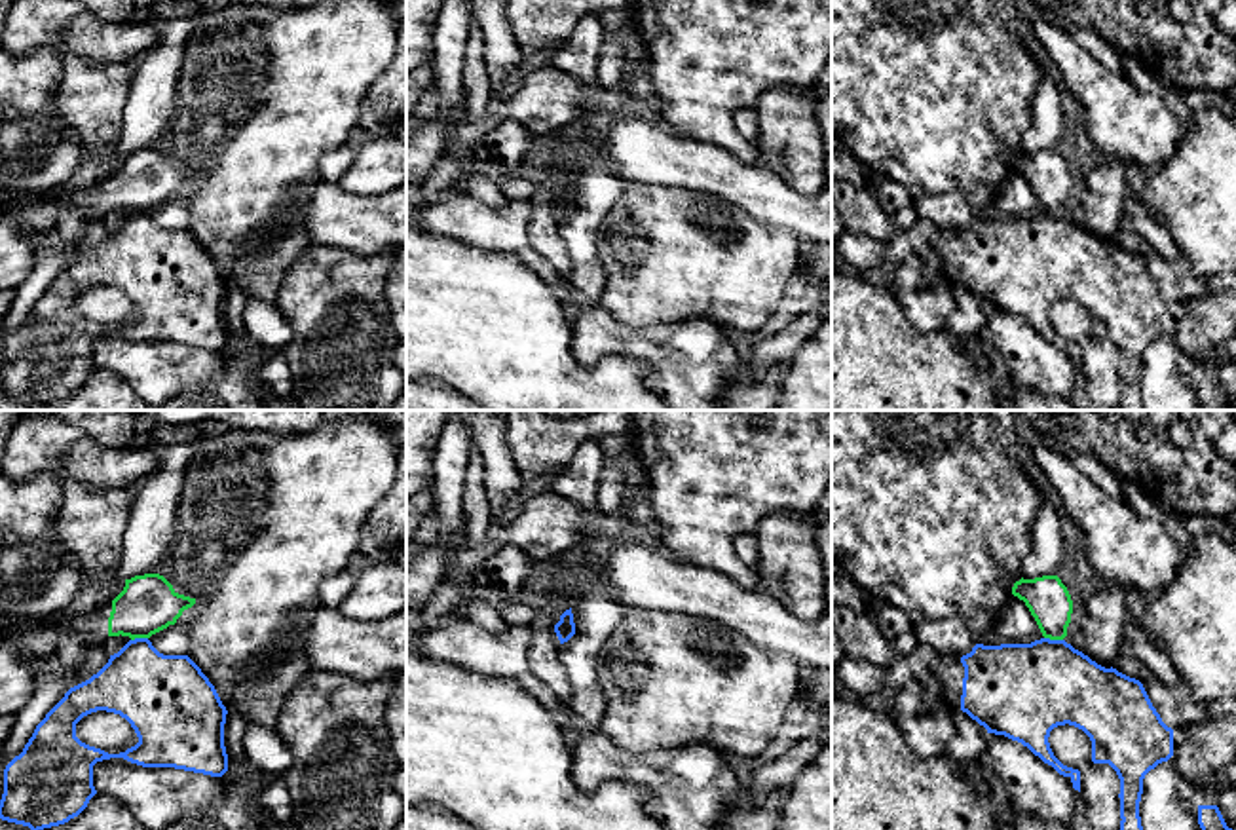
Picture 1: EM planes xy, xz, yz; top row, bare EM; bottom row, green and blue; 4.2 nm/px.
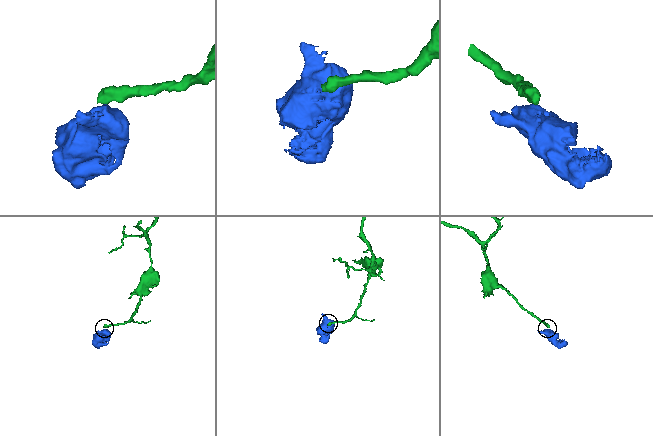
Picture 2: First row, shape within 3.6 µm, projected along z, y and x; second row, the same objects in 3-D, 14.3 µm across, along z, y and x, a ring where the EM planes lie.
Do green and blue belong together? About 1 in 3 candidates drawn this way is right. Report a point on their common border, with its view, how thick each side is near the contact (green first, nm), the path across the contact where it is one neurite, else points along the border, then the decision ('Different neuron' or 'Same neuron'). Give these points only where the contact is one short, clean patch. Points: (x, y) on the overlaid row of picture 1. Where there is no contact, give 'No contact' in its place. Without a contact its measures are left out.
Touches green at yz (1054, 639). Thickness 190 nm (green) against 400 nm. Boundary: yz (1045, 637), (1062, 641). Different neuron

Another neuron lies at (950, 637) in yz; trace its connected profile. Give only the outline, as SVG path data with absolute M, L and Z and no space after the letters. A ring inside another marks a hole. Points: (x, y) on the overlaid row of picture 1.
M961 617L925 619L917 629L921 646L928 646L942 655L966 655L976 646L974 634Z

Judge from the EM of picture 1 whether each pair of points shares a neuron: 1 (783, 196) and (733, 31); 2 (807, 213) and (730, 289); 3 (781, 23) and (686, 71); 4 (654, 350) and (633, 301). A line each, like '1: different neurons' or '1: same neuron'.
1: different neurons
2: different neurons
3: same neuron
4: different neurons

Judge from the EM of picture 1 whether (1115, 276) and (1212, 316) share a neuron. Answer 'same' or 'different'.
same

